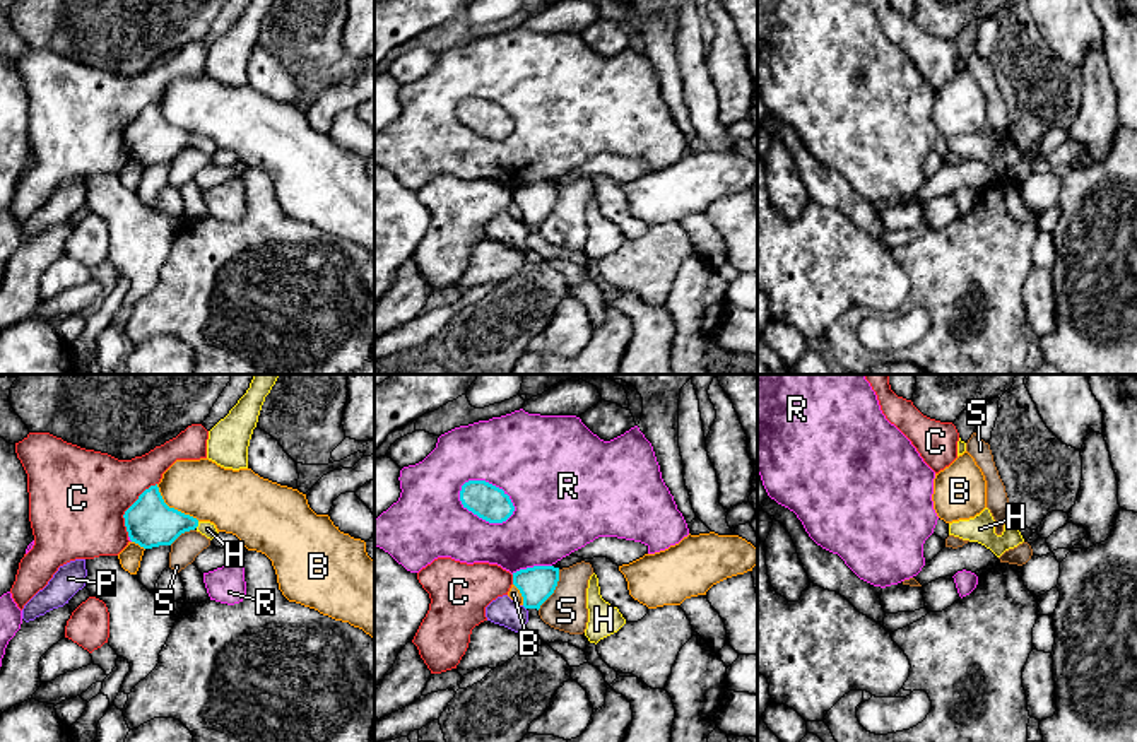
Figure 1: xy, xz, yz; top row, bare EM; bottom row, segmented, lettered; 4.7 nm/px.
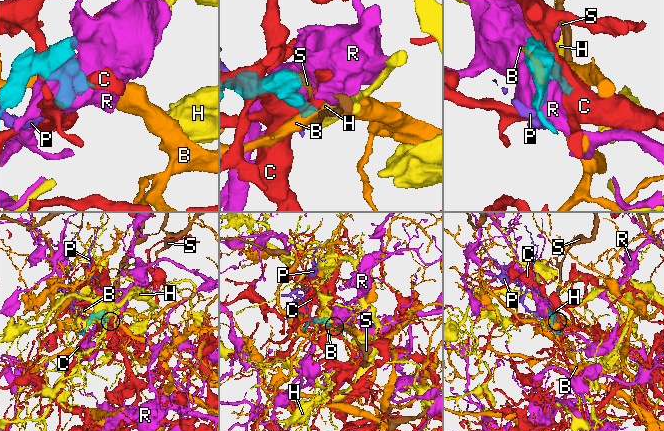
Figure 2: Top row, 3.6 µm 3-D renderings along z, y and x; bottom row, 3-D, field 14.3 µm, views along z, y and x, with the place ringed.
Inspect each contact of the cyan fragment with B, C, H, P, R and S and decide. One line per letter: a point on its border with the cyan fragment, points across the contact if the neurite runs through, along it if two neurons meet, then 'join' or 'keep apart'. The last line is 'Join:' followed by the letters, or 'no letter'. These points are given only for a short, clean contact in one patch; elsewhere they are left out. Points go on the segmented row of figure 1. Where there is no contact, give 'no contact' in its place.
B: contact xy (173, 508); border xy (156, 484), (161, 498), (170, 506), (199, 520); keep apart
C: contact xy (129, 508); keep apart
H: contact xy (197, 525); way xy (149, 522), (197, 525), (207, 529); join
P: no contact; keep apart
R: contact xz (491, 484); keep apart
S: contact xz (554, 588); border xz (559, 570), (554, 592), (537, 609); keep apart
Join: H

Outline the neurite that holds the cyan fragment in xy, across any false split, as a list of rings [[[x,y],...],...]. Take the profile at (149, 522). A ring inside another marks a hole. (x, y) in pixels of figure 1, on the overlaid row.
[[[157,484],[145,489],[125,511],[123,518],[130,540],[144,549],[171,545],[181,533],[190,530],[197,530],[210,540],[219,533],[214,523],[198,521],[169,508]]]

